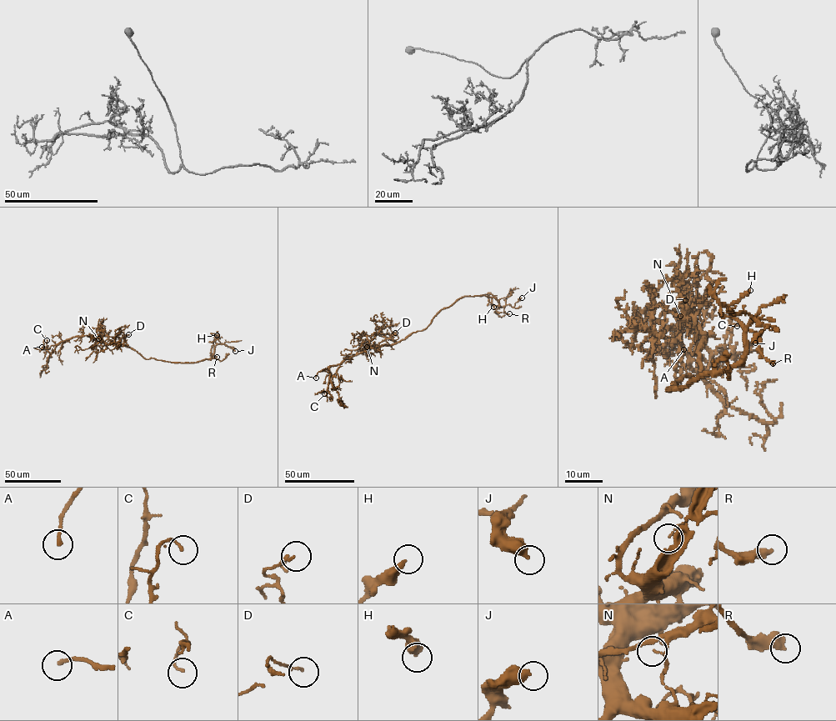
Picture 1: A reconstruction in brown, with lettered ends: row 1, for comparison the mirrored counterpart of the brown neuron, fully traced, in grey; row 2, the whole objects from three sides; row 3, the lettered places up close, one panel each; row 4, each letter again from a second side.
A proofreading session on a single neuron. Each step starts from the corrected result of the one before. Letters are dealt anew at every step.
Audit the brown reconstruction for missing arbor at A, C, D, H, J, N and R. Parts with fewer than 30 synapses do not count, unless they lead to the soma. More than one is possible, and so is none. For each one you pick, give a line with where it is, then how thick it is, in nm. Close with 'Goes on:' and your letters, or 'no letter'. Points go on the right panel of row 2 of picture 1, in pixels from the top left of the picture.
H: (750, 290) | 400 nm
R: (773, 363) | 460 nm
Goes on: H, R

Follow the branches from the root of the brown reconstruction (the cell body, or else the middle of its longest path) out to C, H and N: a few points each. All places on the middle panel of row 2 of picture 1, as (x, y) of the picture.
C: (405, 338), (393, 344), (371, 347), (330, 366), (328, 391), (324, 393)
H: (405, 338), (424, 329), (441, 310), (464, 297), (495, 297), (499, 306), (493, 304), (492, 300), (493, 307)
N: (405, 338), (393, 344), (371, 347), (366, 350), (367, 347)

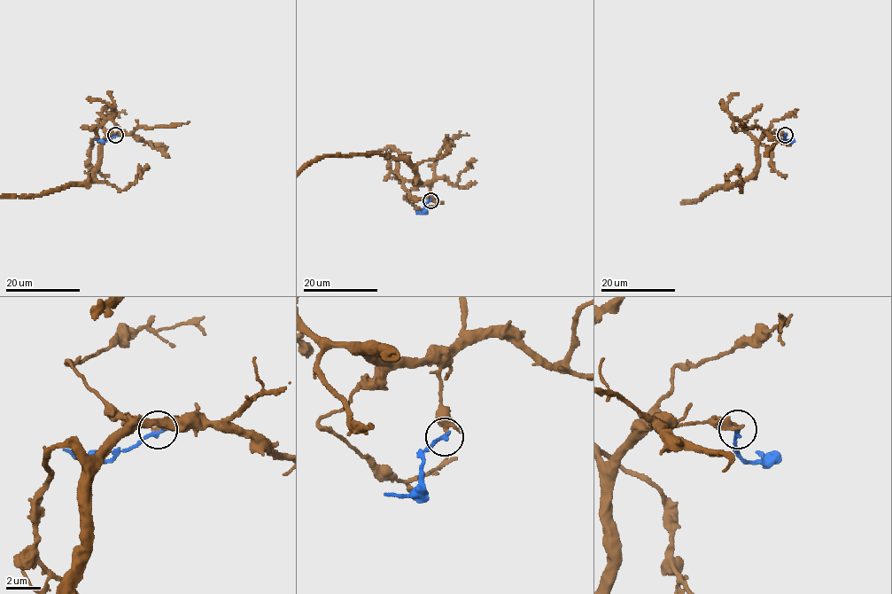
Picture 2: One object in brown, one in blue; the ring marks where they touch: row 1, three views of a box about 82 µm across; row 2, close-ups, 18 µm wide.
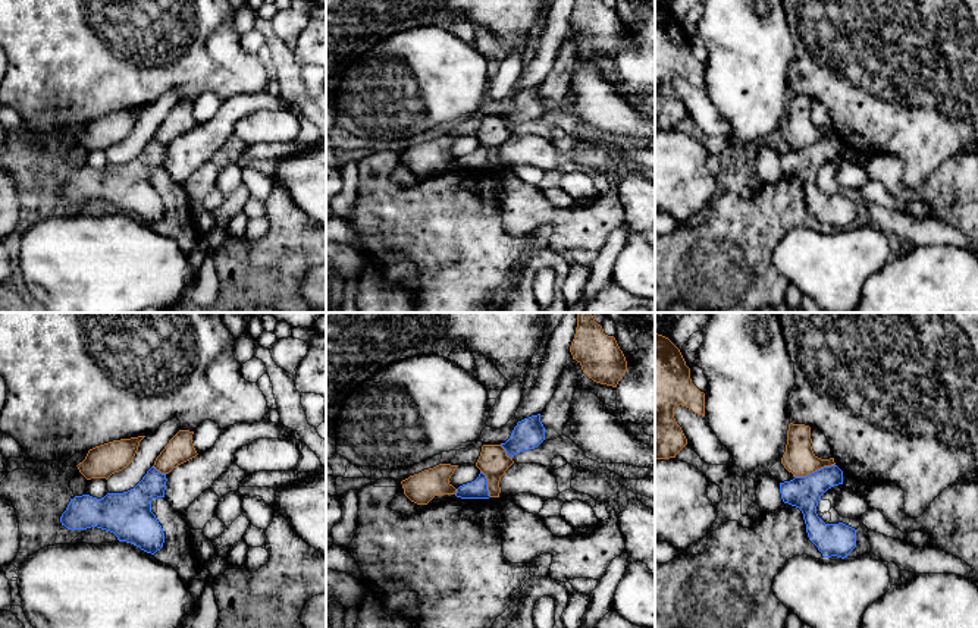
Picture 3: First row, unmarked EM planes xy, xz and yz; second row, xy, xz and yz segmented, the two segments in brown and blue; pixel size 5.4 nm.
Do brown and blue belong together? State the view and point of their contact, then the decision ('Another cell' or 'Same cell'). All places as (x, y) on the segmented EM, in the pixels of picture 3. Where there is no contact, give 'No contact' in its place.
Touches brown at yz (814, 471). Another cell

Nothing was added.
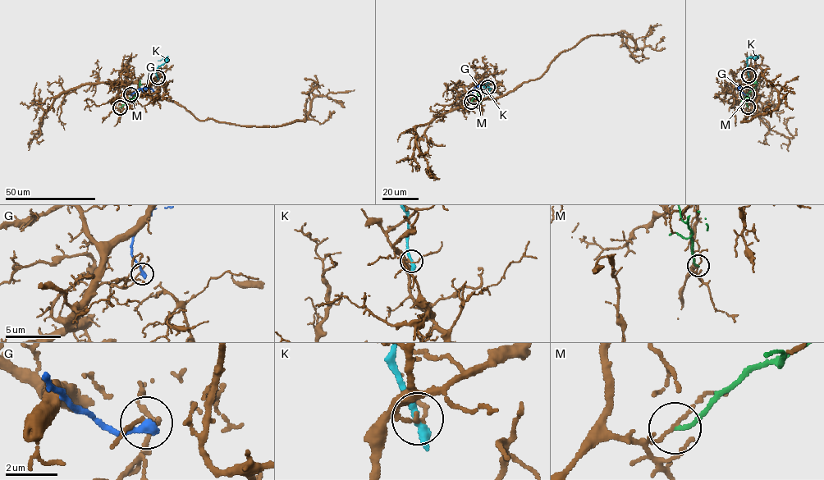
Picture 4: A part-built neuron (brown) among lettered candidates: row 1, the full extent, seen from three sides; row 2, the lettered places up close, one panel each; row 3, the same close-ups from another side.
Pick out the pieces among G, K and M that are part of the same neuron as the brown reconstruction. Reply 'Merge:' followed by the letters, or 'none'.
Merge: none

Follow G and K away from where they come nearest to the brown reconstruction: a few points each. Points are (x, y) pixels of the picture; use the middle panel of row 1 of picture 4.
G: (474, 97), (473, 92), (476, 86), (487, 80)
K: (487, 87), (483, 87), (487, 83), (489, 93), (484, 96)

